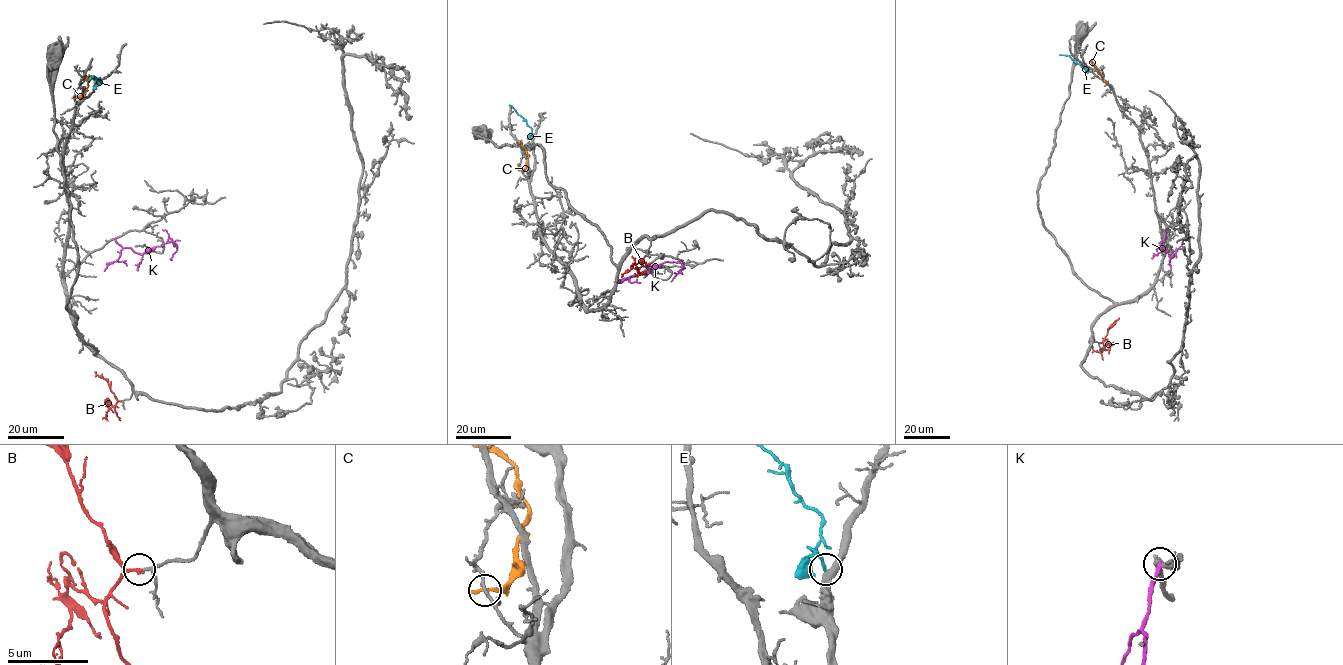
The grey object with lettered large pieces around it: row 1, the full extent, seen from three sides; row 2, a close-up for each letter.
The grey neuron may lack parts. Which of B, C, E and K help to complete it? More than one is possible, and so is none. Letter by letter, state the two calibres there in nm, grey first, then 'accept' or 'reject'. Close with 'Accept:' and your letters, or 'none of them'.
B: calibres 130 and 190 nm; accept
C: calibres 190 and 240 nm; reject
E: calibres 340 and 180 nm; accept
K: calibres 320 and 280 nm; reject
Accept: B, E

